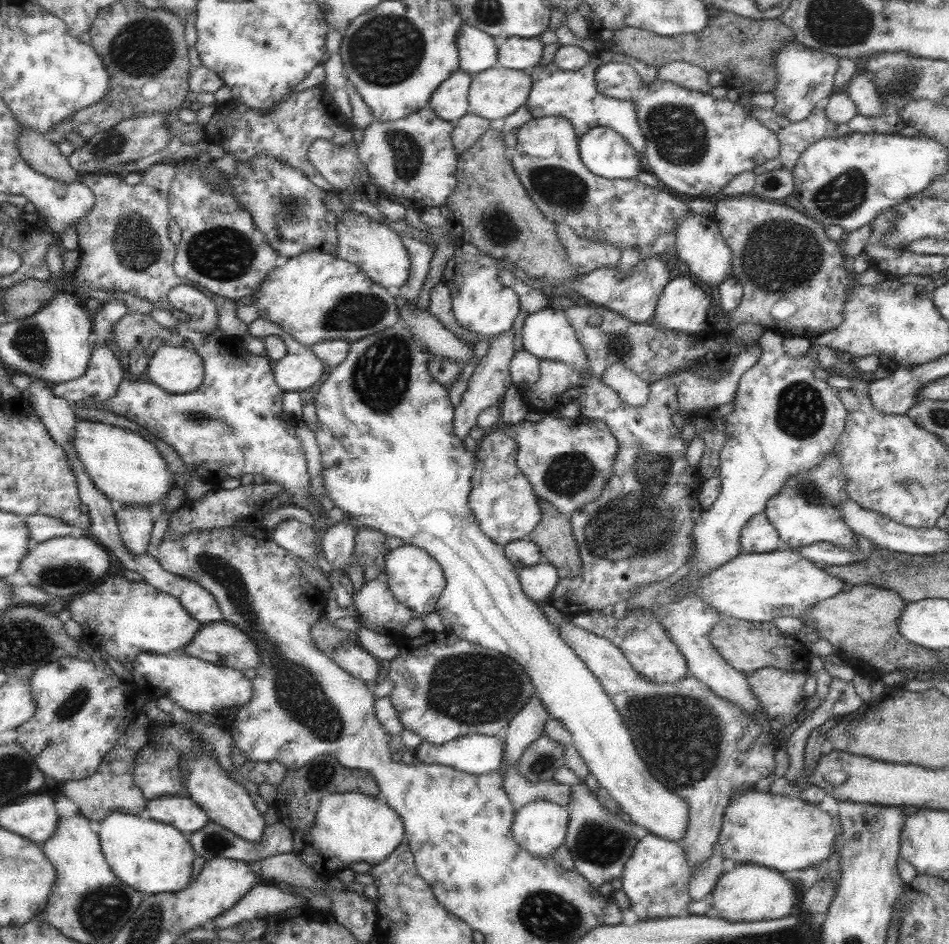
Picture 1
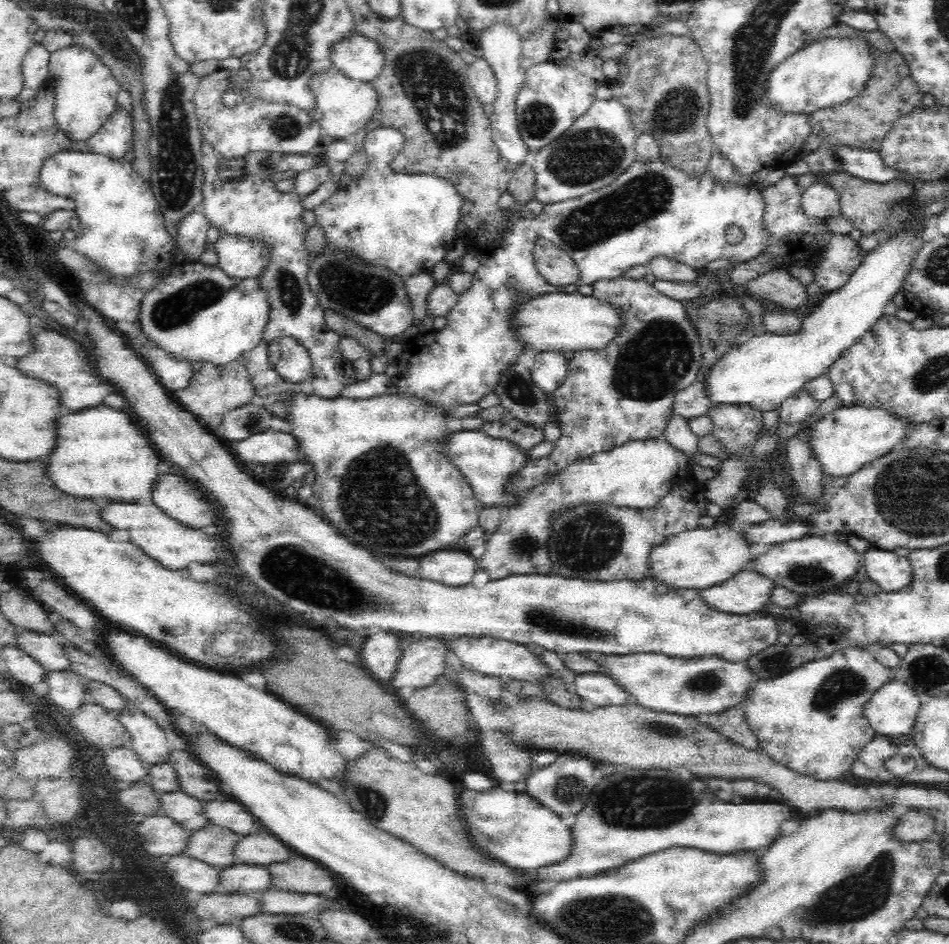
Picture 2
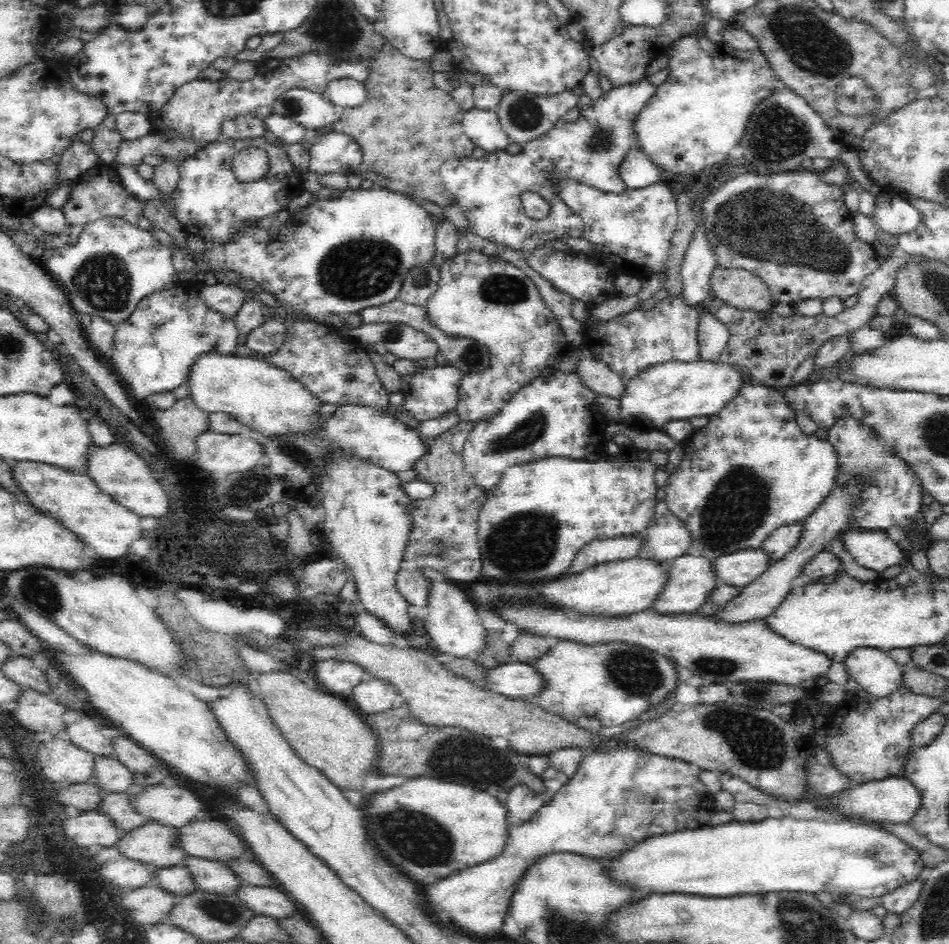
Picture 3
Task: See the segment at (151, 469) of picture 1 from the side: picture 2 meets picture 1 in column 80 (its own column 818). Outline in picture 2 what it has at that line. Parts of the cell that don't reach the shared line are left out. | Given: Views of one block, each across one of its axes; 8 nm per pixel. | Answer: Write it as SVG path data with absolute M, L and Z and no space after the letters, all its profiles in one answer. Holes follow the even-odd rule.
M840 408L812 424L810 448L816 454L816 460L820 462L820 468L826 476L846 478L862 470L866 464L890 454L894 446L900 446L910 430L910 422L900 420L884 408Z

